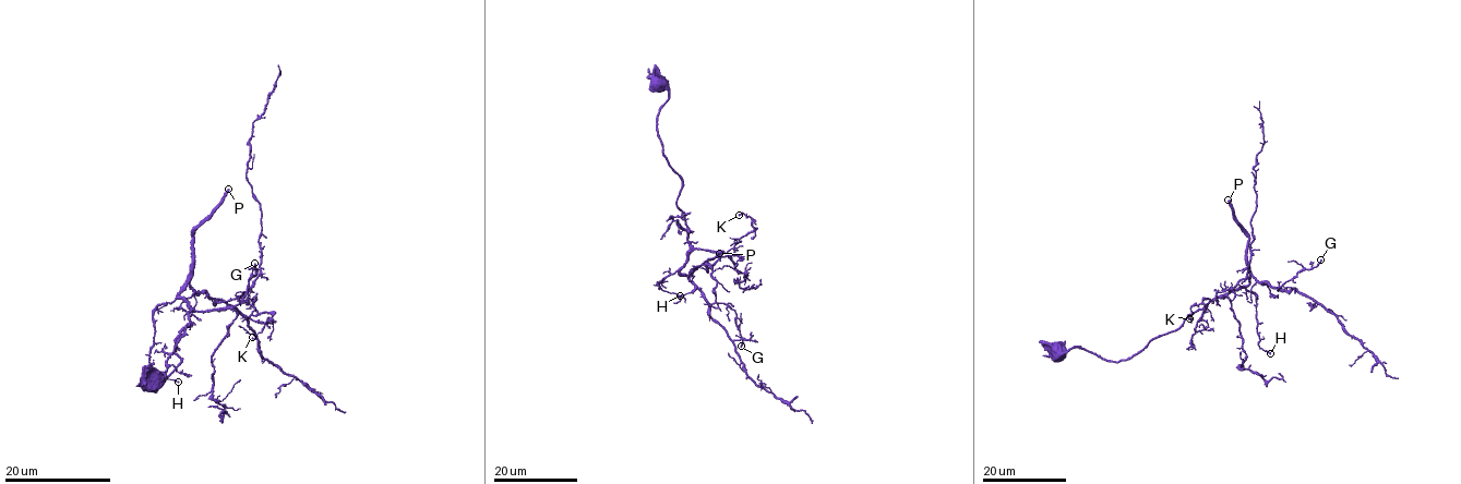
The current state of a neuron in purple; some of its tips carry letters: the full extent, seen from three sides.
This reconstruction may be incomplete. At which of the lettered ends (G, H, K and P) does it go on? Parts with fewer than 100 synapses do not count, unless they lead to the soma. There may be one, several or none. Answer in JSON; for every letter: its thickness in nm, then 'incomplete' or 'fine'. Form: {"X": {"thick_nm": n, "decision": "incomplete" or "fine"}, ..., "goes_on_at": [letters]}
{"G": {"thick_nm": 160, "decision": "fine"}, "H": {"thick_nm": 120, "decision": "fine"}, "K": {"thick_nm": 160, "decision": "fine"}, "P": {"thick_nm": 320, "decision": "incomplete"}, "goes_on_at": ["P"]}

